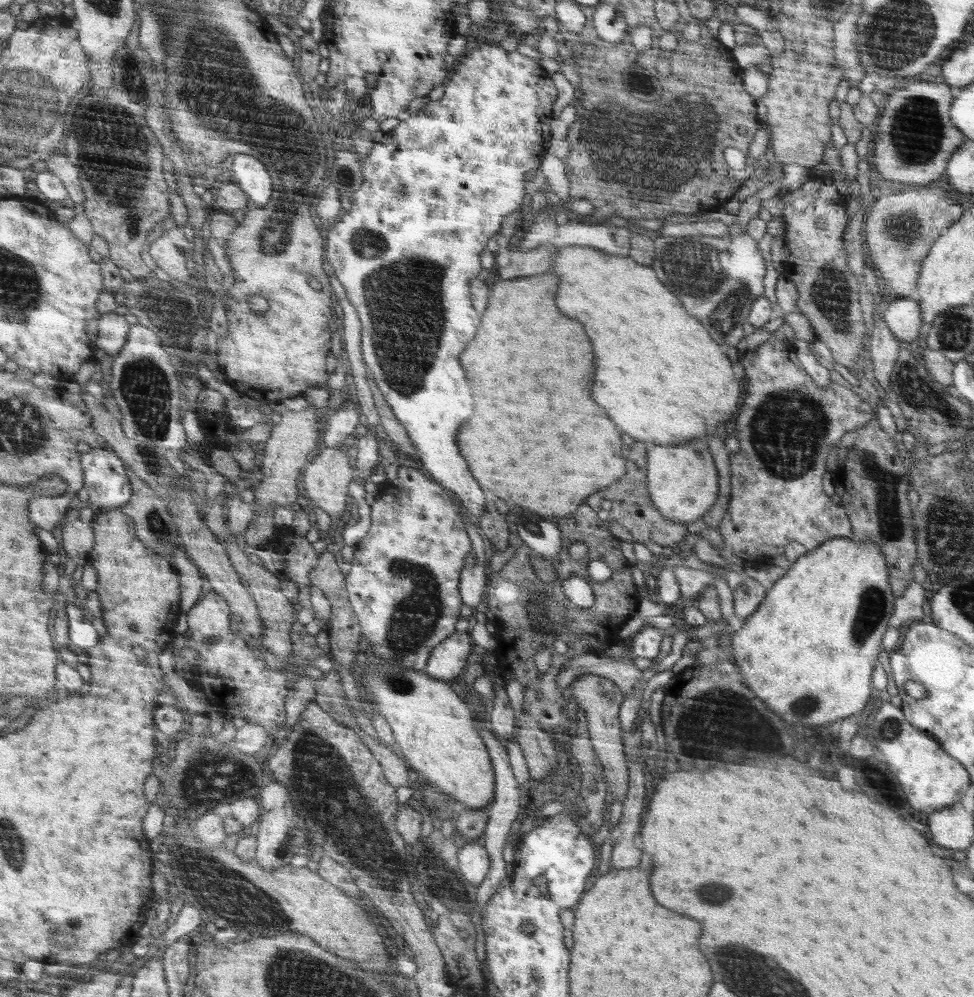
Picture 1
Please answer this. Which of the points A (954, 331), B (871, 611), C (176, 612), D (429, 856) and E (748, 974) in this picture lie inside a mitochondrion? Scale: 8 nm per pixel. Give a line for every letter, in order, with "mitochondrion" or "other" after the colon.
A: mitochondrion
B: mitochondrion
C: other
D: mitochondrion
E: mitochondrion

